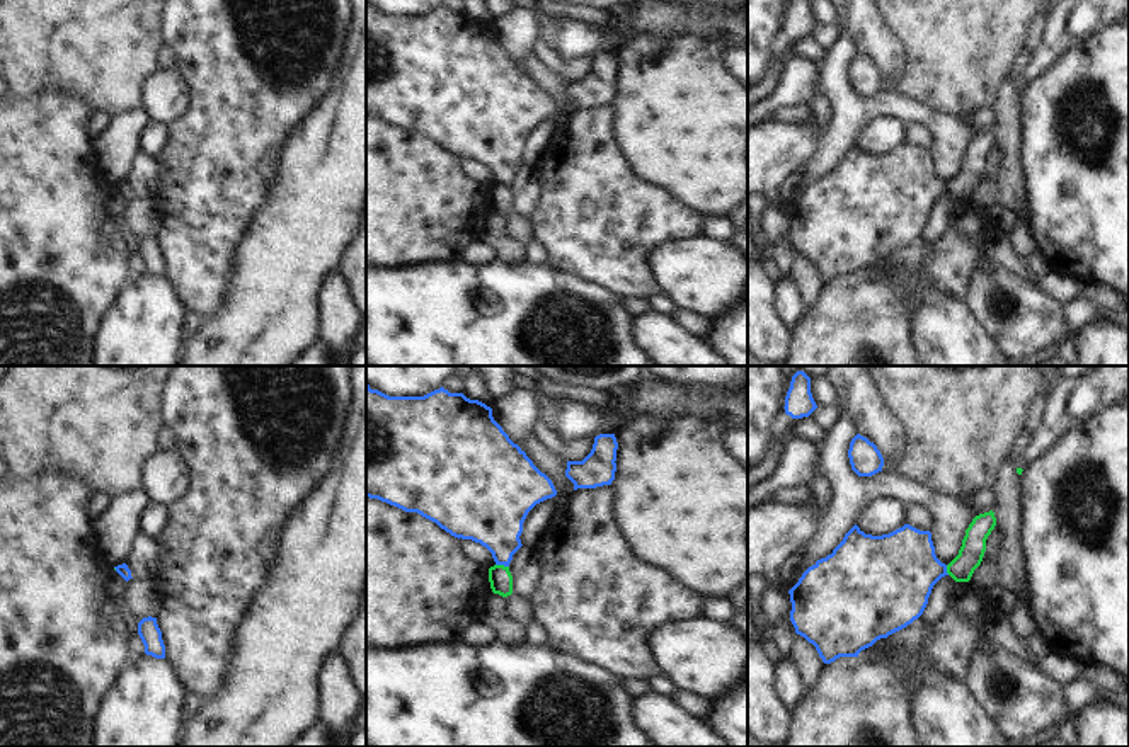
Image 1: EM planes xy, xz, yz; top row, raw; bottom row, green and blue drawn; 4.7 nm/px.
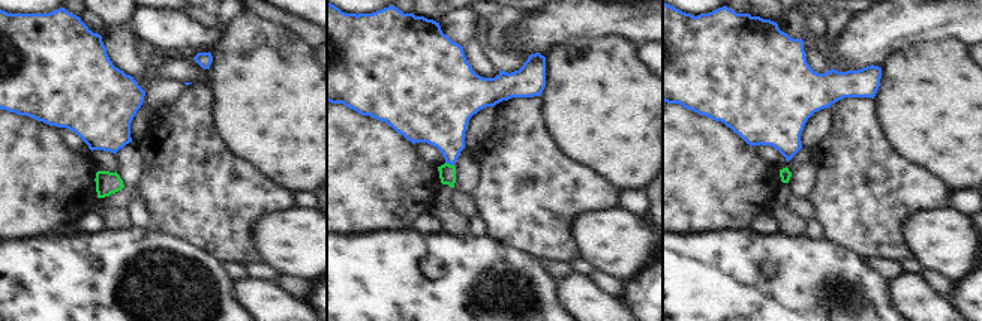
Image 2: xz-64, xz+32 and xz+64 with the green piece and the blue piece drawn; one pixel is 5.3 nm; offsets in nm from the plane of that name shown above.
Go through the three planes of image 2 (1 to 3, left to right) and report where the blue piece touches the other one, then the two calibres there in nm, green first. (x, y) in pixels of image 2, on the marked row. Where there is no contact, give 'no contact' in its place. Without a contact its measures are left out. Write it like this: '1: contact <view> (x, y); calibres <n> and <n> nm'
1: no contact
2: contact xz+32 (449, 164); calibres 100 and 300 nm
3: no contact

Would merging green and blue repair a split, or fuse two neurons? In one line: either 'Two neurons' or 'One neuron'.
Two neurons

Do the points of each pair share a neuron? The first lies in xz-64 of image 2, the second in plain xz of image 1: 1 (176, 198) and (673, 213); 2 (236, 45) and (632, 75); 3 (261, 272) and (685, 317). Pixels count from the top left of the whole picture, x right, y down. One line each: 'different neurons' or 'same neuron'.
1: same neuron
2: same neuron
3: different neurons

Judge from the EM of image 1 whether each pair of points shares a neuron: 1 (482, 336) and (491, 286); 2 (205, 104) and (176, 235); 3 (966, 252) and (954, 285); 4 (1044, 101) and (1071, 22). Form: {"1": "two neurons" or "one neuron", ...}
{"1": "one neuron", "2": "one neuron", "3": "one neuron", "4": "two neurons"}

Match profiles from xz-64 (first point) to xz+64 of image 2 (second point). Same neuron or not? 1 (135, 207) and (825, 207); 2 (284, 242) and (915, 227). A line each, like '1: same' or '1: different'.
1: different
2: same

